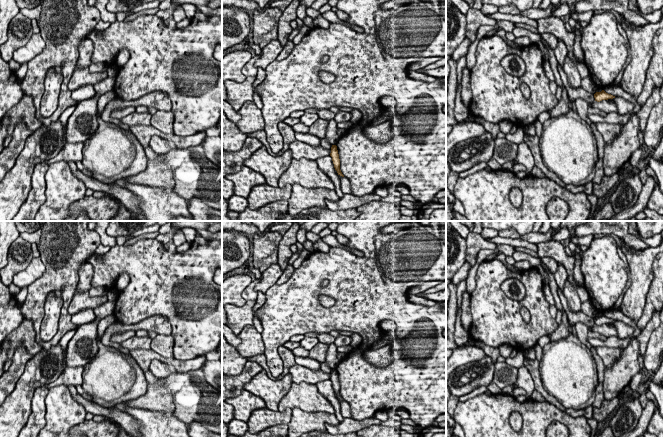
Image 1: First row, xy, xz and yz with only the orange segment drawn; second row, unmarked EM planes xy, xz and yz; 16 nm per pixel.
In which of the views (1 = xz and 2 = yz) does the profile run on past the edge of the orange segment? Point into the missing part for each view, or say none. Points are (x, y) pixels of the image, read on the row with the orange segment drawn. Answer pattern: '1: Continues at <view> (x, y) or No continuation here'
1: No continuation here
2: No continuation here

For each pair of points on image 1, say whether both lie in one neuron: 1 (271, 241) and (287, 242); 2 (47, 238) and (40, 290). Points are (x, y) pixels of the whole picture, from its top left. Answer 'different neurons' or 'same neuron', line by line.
1: different neurons
2: same neuron

